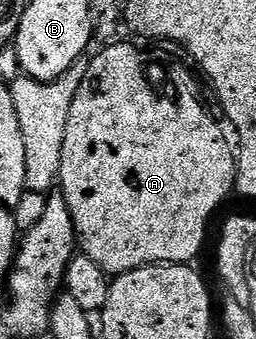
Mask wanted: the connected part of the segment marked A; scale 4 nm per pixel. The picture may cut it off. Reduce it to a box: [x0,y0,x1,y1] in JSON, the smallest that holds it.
[58,42,237,276]

